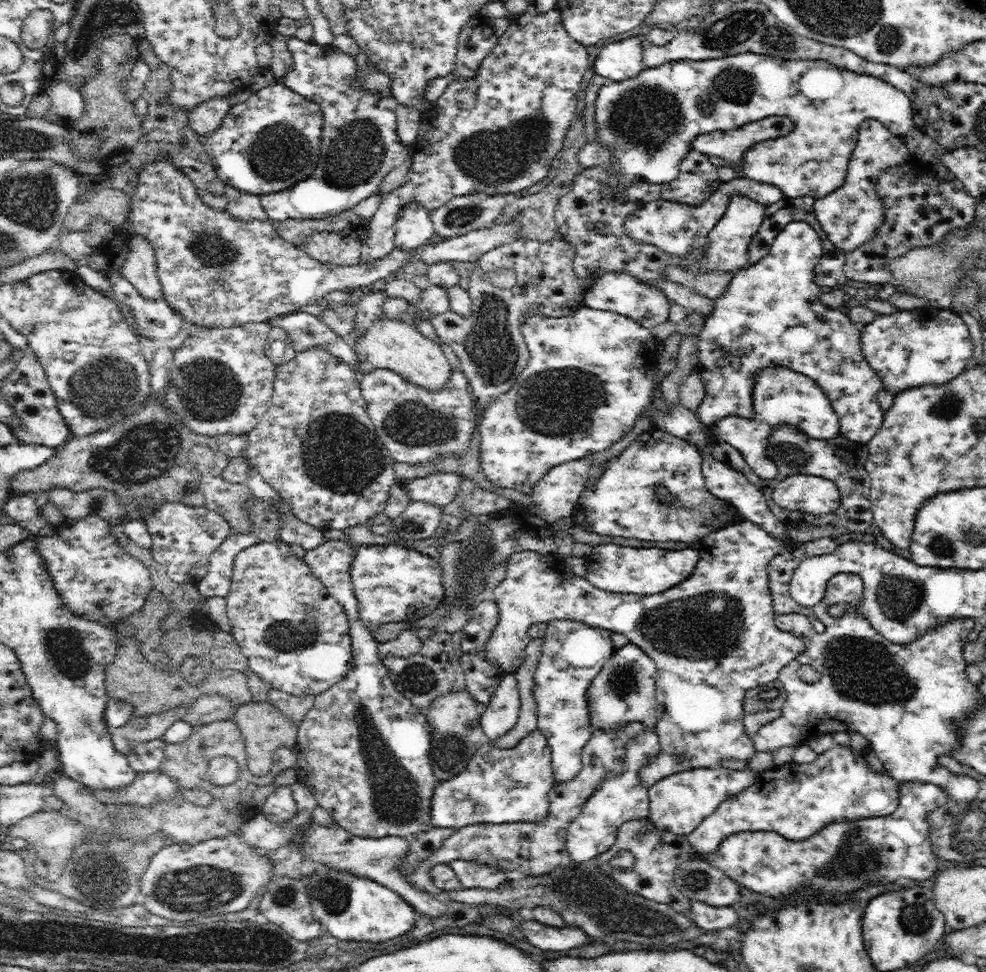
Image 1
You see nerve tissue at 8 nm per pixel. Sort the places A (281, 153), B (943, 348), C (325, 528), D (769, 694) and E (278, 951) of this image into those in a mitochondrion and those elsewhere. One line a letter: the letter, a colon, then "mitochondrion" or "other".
A: mitochondrion
B: other
C: other
D: mitochondrion
E: mitochondrion

